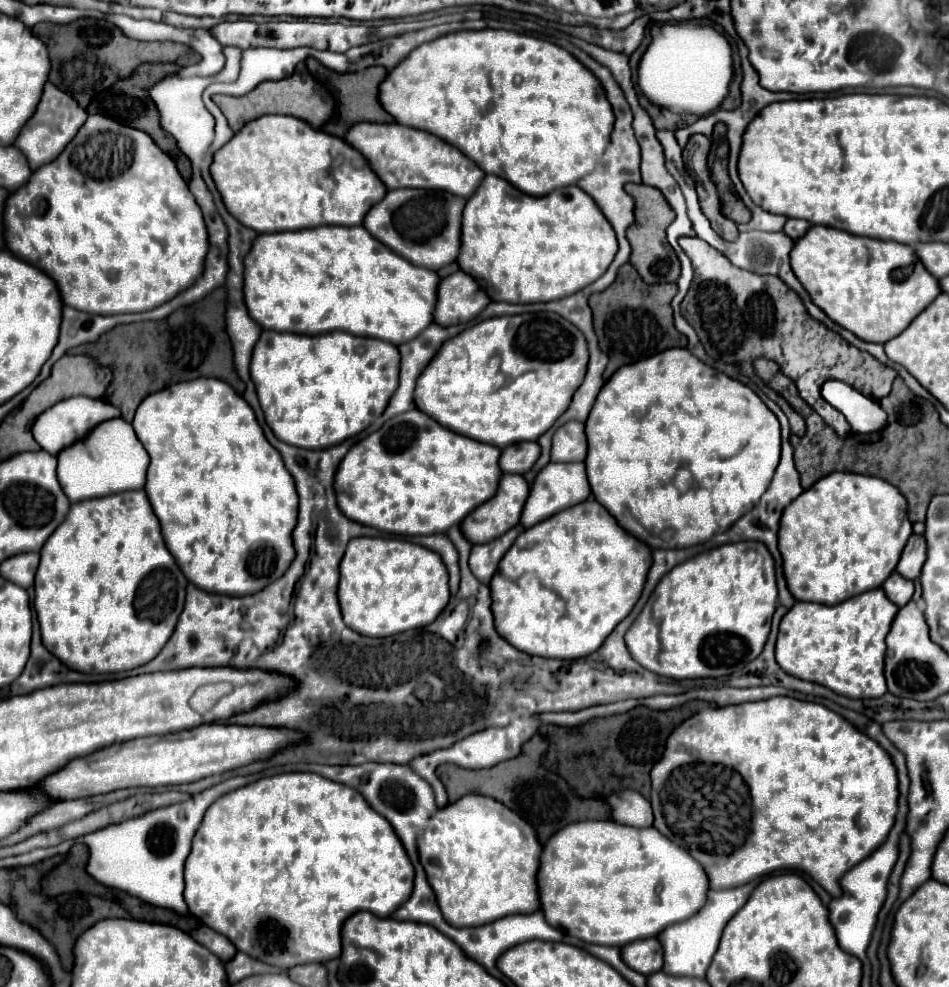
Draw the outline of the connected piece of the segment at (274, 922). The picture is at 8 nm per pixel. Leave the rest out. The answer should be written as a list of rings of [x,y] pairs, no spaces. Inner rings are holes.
[[[292,772],[292,774],[260,778],[244,788],[238,788],[218,798],[210,806],[210,810],[206,810],[204,820],[192,840],[192,852],[186,860],[184,878],[186,878],[184,900],[192,916],[200,918],[206,926],[224,934],[240,952],[264,964],[290,970],[298,964],[328,962],[332,958],[338,958],[342,952],[342,924],[348,920],[350,914],[358,910],[366,910],[366,912],[374,912],[376,916],[392,916],[396,908],[400,908],[400,904],[410,898],[410,892],[414,888],[414,866],[410,864],[410,858],[402,848],[402,842],[398,840],[398,836],[394,836],[394,828],[390,828],[390,822],[384,816],[378,816],[378,812],[374,812],[374,808],[366,804],[366,798],[358,790],[346,784],[336,784],[334,780],[326,780],[324,776],[312,772],[306,774]]]

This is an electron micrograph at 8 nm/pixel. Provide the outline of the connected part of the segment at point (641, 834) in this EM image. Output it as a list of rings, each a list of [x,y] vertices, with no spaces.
[[[584,820],[564,826],[544,844],[538,886],[548,924],[584,942],[624,946],[640,938],[656,936],[670,924],[678,924],[700,912],[702,904],[706,904],[710,880],[706,880],[698,860],[672,840],[666,840],[654,826],[634,828],[614,820]]]

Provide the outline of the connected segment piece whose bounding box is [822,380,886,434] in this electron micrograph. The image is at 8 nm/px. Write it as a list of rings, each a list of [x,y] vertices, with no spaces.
[[[830,380],[822,386],[822,396],[840,410],[854,432],[876,432],[886,426],[886,412],[882,412],[880,404],[862,396],[858,390],[848,388],[848,384]]]

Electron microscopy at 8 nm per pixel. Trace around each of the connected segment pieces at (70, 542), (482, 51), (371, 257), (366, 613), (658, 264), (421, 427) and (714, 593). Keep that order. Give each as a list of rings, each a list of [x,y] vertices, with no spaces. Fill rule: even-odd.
[[[144,490],[118,492],[70,506],[58,532],[46,540],[36,572],[34,608],[40,620],[42,640],[54,656],[78,672],[120,672],[152,660],[172,636],[184,608],[188,580],[170,556],[158,518]]]
[[[503,29],[462,30],[462,32],[446,34],[446,36],[440,36],[438,40],[418,46],[414,52],[410,52],[410,58],[402,60],[402,64],[398,64],[388,74],[388,78],[382,82],[380,102],[386,108],[386,112],[390,112],[400,124],[420,128],[420,130],[436,134],[442,140],[448,140],[452,146],[462,150],[470,160],[474,160],[486,174],[502,176],[510,184],[514,184],[516,188],[520,188],[522,192],[526,192],[530,196],[550,194],[554,188],[576,184],[582,176],[590,174],[594,170],[594,166],[598,164],[598,160],[602,158],[602,152],[608,148],[610,132],[614,130],[614,110],[610,108],[610,102],[606,100],[606,92],[604,92],[602,84],[598,84],[596,76],[580,60],[574,60],[574,56],[570,56],[570,52],[566,52],[564,48],[560,48],[548,40],[540,40],[534,36]]]
[[[318,226],[294,232],[260,234],[244,260],[244,268],[246,306],[250,316],[258,320],[264,330],[294,334],[346,330],[356,336],[374,336],[398,346],[414,340],[414,336],[434,322],[440,276],[434,270],[410,264],[370,236],[364,226]]]
[[[354,538],[348,542],[346,554],[340,564],[340,586],[338,586],[338,600],[342,608],[344,622],[364,634],[364,636],[392,636],[412,628],[420,628],[432,624],[438,614],[446,608],[450,600],[448,588],[448,570],[434,550],[424,546],[396,540],[396,538]]]
[[[626,184],[624,188],[636,202],[634,214],[636,222],[628,228],[628,242],[632,246],[632,256],[630,262],[642,276],[646,284],[658,284],[658,282],[676,282],[680,276],[680,268],[674,266],[674,258],[670,252],[670,246],[666,244],[666,228],[674,222],[674,210],[658,192],[656,188],[650,188],[646,184]]]
[[[414,408],[350,448],[336,470],[338,508],[354,522],[388,534],[418,536],[446,532],[498,490],[500,448],[456,434]]]
[[[748,540],[718,546],[672,568],[656,586],[626,634],[632,658],[658,676],[720,678],[756,660],[778,606],[774,558],[766,544]]]

